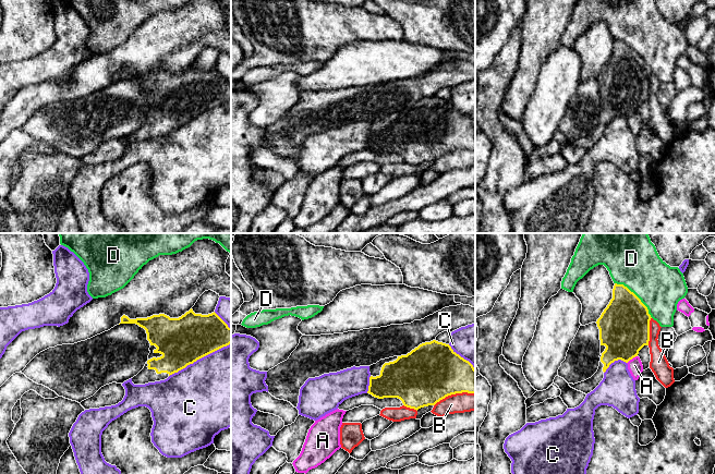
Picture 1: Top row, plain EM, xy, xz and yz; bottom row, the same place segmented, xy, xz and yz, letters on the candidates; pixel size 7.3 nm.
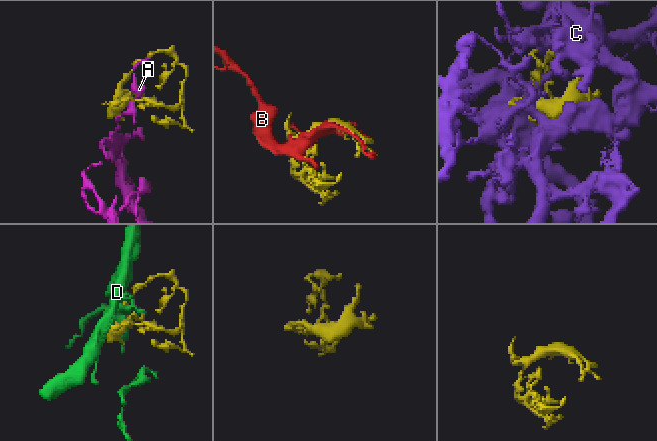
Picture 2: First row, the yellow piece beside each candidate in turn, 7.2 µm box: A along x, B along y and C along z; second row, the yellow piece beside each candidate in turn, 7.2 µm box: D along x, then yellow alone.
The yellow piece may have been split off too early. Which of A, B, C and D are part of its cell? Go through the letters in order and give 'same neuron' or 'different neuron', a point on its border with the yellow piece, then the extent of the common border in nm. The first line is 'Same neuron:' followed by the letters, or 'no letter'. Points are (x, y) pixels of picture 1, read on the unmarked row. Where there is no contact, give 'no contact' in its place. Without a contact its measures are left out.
Same neuron: no letter
A: different neuron; contact yz (631, 114); length 100 nm
B: different neuron; contact xz (453, 149); length 320 nm
C: different neuron; contact xy (200, 113); length 500 nm
D: different neuron; contact yz (637, 52); length 380 nm

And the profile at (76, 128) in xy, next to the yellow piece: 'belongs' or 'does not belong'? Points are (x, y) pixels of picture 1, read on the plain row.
does not belong

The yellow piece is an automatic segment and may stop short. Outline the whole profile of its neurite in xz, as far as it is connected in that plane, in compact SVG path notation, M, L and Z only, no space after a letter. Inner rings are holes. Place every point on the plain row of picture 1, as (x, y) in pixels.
M433 96L420 100L407 111L380 116L369 122L367 149L375 154L398 154L403 161L419 166L435 161L440 156L456 149L475 149L475 124L457 110L449 100Z

